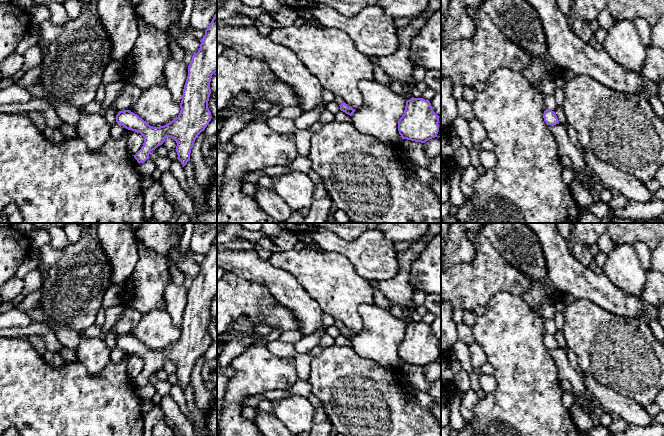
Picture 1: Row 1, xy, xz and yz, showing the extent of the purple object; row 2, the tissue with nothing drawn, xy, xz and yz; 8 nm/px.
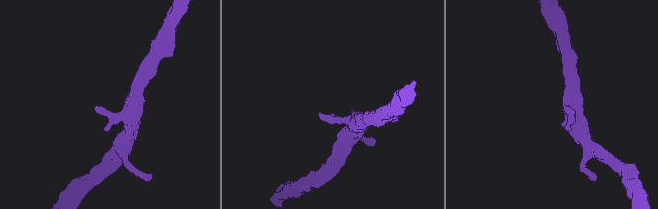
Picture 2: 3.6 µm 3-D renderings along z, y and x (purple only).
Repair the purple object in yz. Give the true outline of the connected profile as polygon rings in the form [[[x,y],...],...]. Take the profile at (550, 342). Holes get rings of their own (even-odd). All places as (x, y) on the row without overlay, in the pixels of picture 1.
[[[546,333],[543,338],[544,345],[547,349],[559,348],[558,342],[554,335]]]

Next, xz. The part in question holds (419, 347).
[[[414,322],[406,325],[403,340],[398,345],[402,363],[425,367],[437,361],[439,340],[433,335],[429,324]]]

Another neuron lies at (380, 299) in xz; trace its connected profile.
[[[368,279],[368,281],[375,292],[374,303],[376,303],[382,309],[389,311],[391,308],[391,301],[382,292],[379,291],[377,282],[375,280]]]

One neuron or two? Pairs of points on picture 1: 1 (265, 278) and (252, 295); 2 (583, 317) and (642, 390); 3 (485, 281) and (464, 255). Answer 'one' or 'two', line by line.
1: two
2: one
3: two

